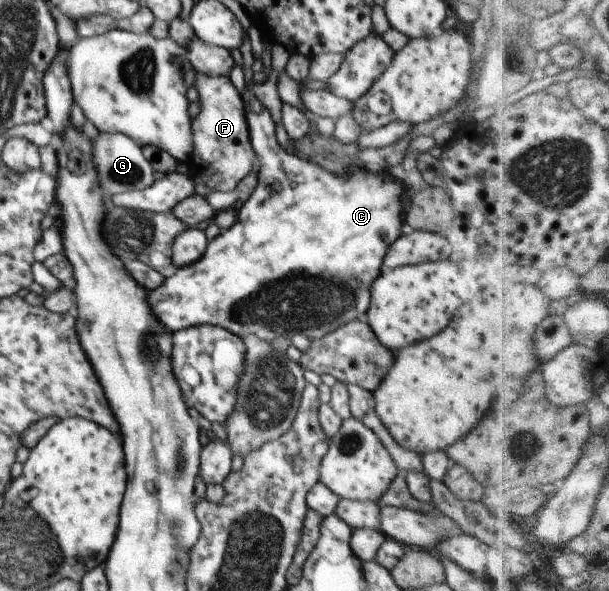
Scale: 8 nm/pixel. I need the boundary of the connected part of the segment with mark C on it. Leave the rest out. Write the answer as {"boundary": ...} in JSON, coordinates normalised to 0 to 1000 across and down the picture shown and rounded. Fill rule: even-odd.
{"boundary":[[[404,149],[404,154],[401,157],[396,157],[401,178],[404,179],[402,190],[404,190],[404,205],[409,215],[409,234],[412,235],[414,249],[417,250],[417,255],[420,257],[420,267],[422,267],[422,277],[424,277],[424,305],[422,305],[422,315],[419,316],[419,321],[409,332],[402,333],[402,338],[399,338],[397,345],[391,350],[391,367],[389,374],[386,374],[386,379],[379,382],[379,386],[374,386],[371,391],[365,391],[360,394],[351,406],[346,406],[346,409],[342,411],[340,420],[337,421],[337,433],[333,437],[328,437],[317,450],[307,448],[305,452],[292,453],[287,459],[287,464],[279,469],[273,469],[273,472],[268,475],[268,481],[256,487],[253,492],[246,492],[243,496],[243,513],[251,518],[251,528],[253,535],[258,535],[264,545],[282,562],[305,557],[315,552],[327,552],[327,550],[353,550],[363,555],[368,555],[369,558],[379,560],[383,565],[388,565],[389,569],[394,569],[396,572],[401,572],[401,569],[412,567],[417,562],[419,555],[427,555],[435,552],[438,548],[438,553],[452,558],[455,565],[468,565],[476,567],[481,563],[496,563],[504,562],[504,558],[514,558],[517,555],[517,562],[521,562],[521,572],[530,572],[535,565],[545,563],[548,558],[553,558],[560,550],[565,550],[567,547],[576,545],[578,541],[598,538],[601,535],[601,528],[604,526],[608,511],[611,509],[609,504],[609,486],[612,477],[617,475],[617,470],[627,462],[627,447],[634,431],[634,426],[637,425],[637,420],[655,403],[658,396],[658,382],[662,382],[662,377],[665,372],[665,352],[668,352],[668,342],[670,333],[667,328],[667,321],[663,320],[663,311],[655,306],[652,308],[639,291],[622,291],[614,293],[603,286],[599,286],[596,281],[593,284],[586,284],[586,288],[580,289],[578,293],[570,293],[568,296],[552,296],[547,289],[537,288],[535,284],[530,284],[527,279],[522,279],[517,274],[511,274],[507,269],[499,269],[498,266],[489,266],[484,259],[475,259],[468,252],[458,245],[455,240],[455,235],[452,234],[452,206],[448,203],[448,198],[445,196],[445,191],[432,181],[432,176],[425,173],[425,168]]]}

